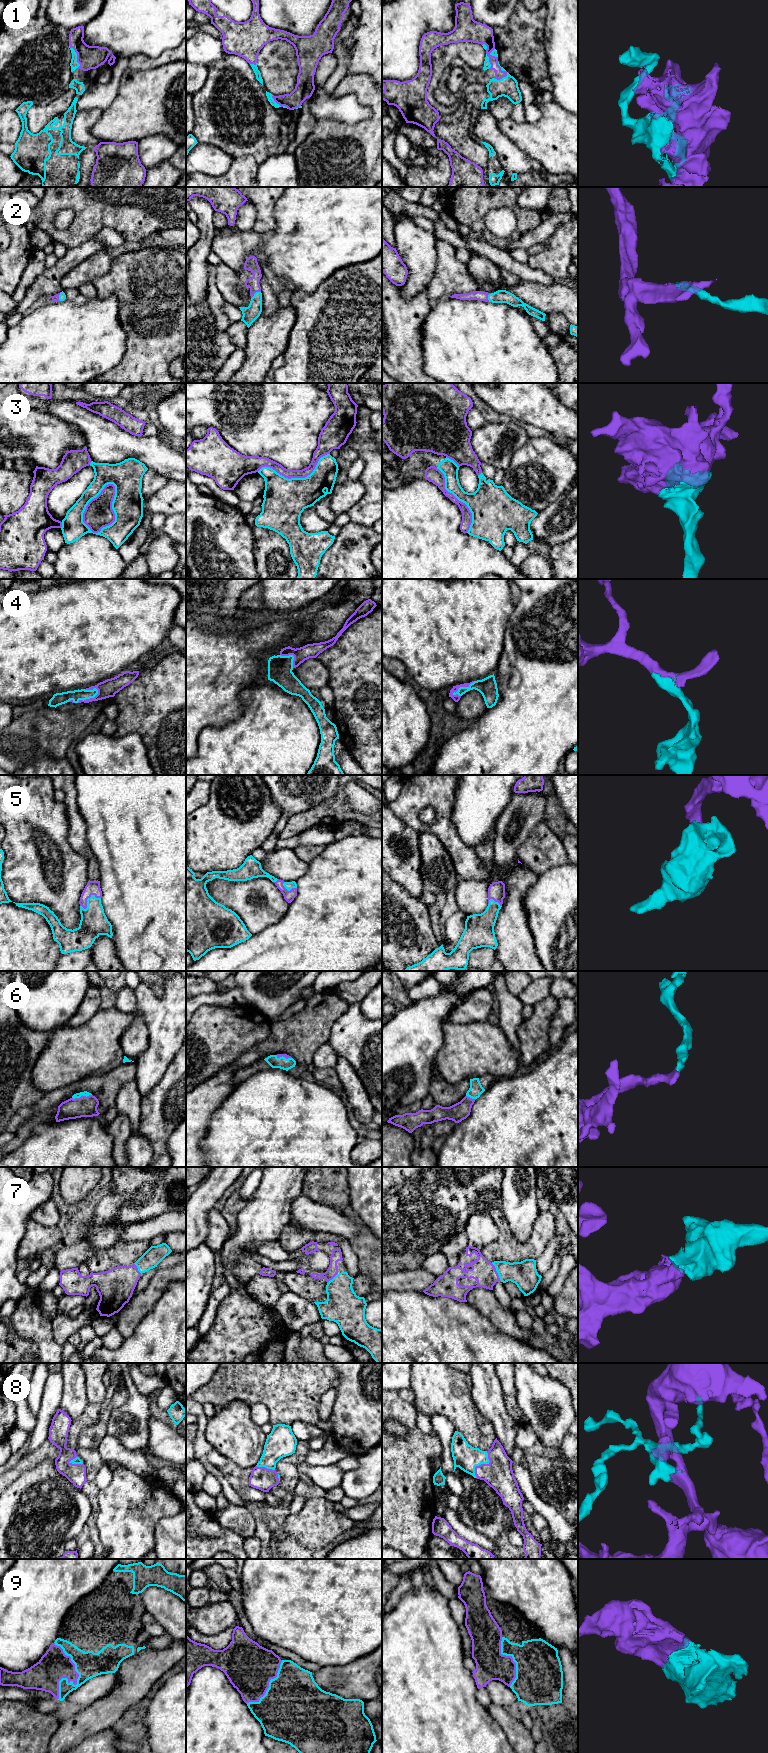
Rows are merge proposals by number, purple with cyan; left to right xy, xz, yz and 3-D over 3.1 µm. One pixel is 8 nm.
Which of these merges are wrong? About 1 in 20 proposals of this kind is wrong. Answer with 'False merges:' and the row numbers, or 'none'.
False merges: none

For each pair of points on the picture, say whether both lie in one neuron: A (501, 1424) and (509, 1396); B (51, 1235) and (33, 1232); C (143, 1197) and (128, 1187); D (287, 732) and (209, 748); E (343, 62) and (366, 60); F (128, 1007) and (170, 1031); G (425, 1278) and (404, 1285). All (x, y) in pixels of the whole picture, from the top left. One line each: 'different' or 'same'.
A: different
B: same
C: same
D: same
E: different
F: different
G: same

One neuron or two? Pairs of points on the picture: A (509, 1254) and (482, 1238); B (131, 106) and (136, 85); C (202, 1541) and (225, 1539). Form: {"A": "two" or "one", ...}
{"A": "two", "B": "one", "C": "one"}

